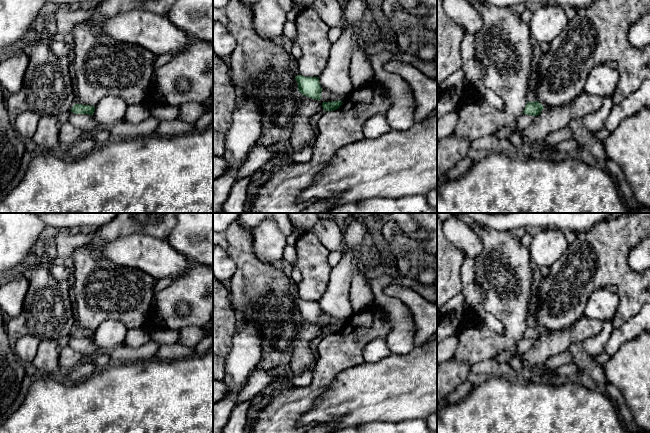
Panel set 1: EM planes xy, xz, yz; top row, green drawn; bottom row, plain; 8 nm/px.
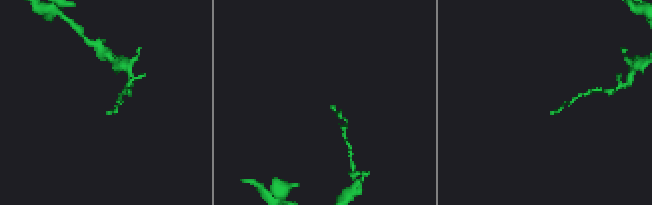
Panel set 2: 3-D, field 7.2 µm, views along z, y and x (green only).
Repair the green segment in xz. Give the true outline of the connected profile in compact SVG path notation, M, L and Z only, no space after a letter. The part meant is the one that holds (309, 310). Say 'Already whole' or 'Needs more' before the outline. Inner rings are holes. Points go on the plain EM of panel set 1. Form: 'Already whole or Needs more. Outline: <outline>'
Needs more. Outline: M293 282L289 283L288 294L297 305L298 314L301 318L318 325L321 323L322 312L318 301L305 301L300 299L297 284Z

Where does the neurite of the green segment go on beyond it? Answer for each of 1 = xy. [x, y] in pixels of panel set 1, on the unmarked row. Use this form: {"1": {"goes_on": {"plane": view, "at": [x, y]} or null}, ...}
{"1": {"goes_on": null}}

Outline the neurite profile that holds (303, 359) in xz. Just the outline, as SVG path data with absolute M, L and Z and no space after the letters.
M328 315L321 316L321 323L315 324L299 317L299 330L295 337L291 352L292 360L288 369L294 374L301 374L308 370L314 372L317 362L316 353L309 348L310 342L314 338L324 337L323 326L344 325L346 319L332 318Z

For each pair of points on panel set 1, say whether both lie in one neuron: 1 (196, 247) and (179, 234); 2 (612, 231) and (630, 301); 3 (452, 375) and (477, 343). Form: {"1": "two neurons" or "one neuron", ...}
{"1": "one neuron", "2": "one neuron", "3": "two neurons"}

